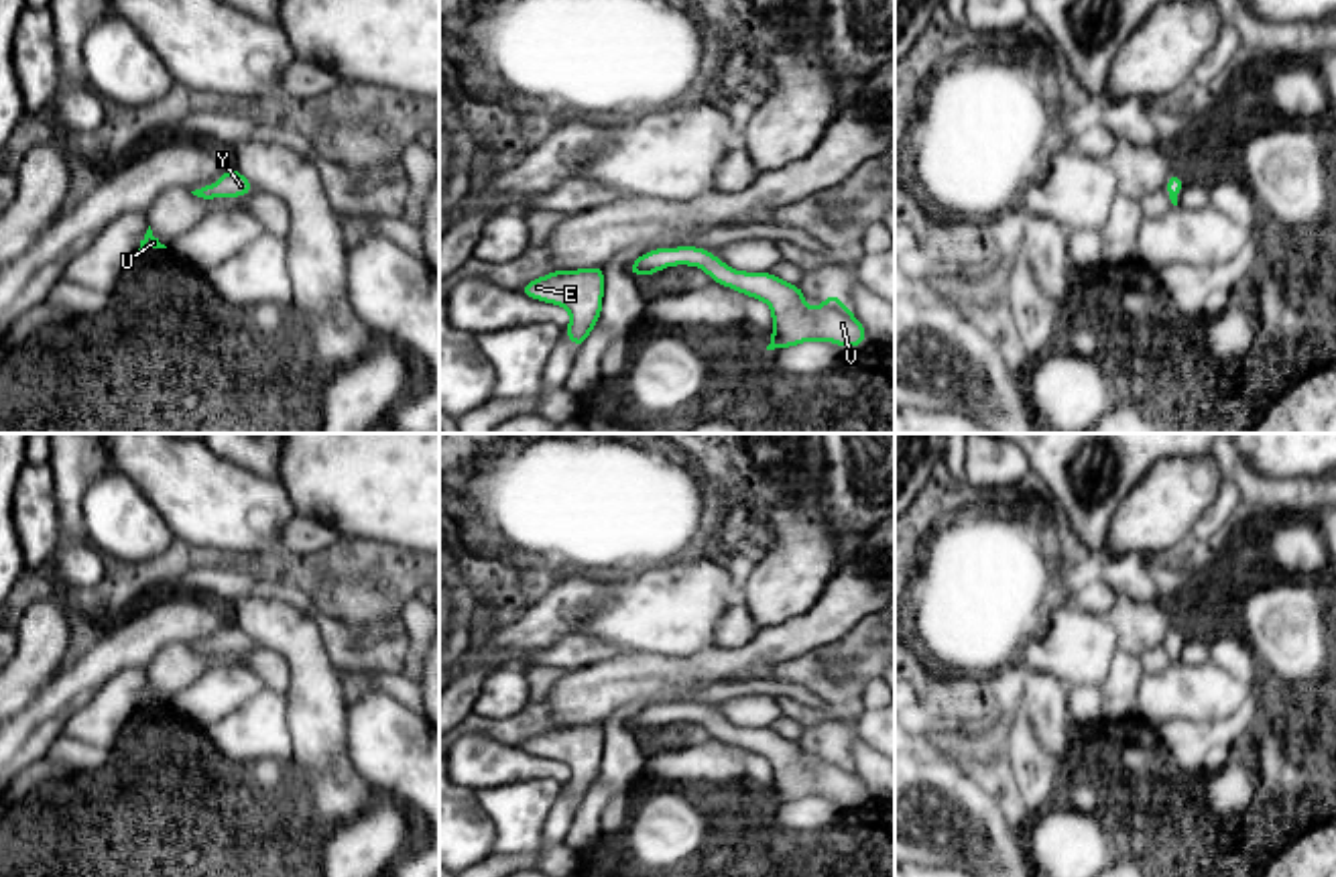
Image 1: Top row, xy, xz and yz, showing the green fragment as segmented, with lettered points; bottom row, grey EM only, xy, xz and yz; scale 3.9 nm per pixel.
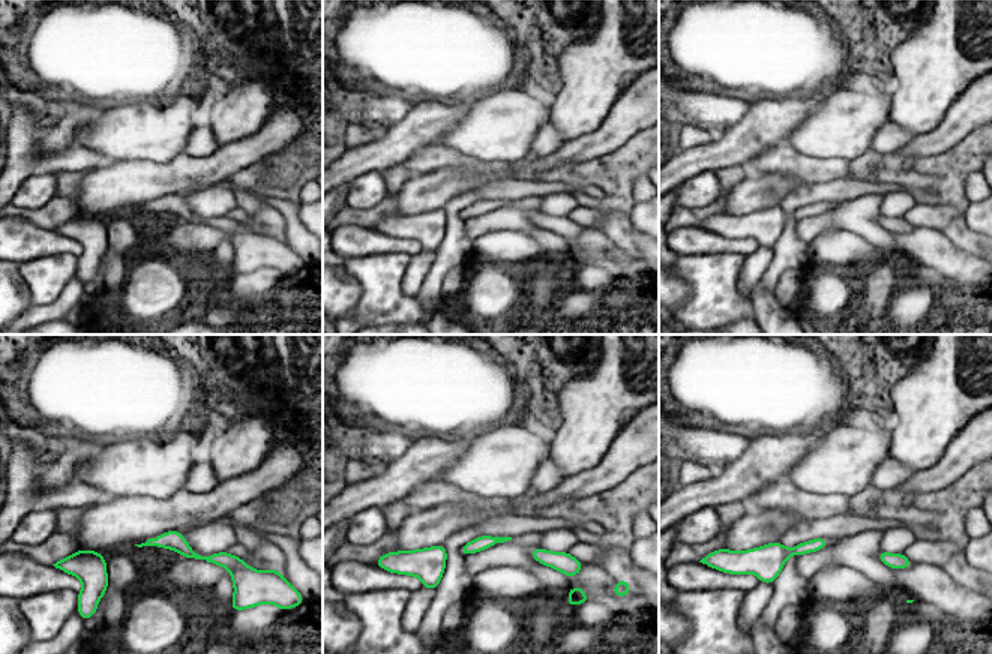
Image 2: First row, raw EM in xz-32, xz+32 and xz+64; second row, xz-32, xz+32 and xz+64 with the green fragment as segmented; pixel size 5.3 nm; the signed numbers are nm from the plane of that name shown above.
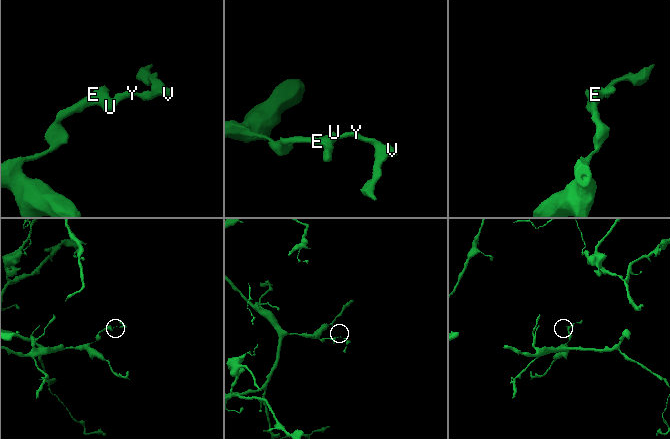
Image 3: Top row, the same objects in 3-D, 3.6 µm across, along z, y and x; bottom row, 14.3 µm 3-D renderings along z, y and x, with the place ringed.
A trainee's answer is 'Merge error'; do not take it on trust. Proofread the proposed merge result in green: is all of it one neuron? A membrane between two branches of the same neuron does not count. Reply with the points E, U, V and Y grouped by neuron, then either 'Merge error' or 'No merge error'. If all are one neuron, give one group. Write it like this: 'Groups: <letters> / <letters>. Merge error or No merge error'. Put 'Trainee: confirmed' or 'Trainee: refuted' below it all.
Groups: E U V Y. No merge error
Trainee: refuted

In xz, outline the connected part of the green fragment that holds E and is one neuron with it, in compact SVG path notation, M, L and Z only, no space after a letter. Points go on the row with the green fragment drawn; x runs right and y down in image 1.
M604 269L555 271L547 277L529 281L519 291L527 297L567 307L571 321L565 334L580 350L600 317Z

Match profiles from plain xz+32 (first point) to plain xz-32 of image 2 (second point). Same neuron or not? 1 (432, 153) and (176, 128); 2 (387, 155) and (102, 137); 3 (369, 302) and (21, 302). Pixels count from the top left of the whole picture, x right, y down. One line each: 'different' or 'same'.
1: different
2: different
3: different

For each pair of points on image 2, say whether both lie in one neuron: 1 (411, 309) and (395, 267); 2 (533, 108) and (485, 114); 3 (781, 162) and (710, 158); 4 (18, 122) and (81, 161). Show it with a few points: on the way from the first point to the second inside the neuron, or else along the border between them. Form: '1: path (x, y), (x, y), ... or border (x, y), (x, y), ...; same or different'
1: path (401, 299), (395, 293), (395, 278); same
2: path (521, 113), (497, 114); same
3: border (782, 144), (764, 149), (745, 165); different
4: path (23, 143), (23, 150), (33, 161), (60, 161); same

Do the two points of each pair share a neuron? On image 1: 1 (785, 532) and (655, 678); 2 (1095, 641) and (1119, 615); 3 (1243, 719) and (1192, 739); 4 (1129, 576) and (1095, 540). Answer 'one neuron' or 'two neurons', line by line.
1: two neurons
2: two neurons
3: one neuron
4: one neuron

